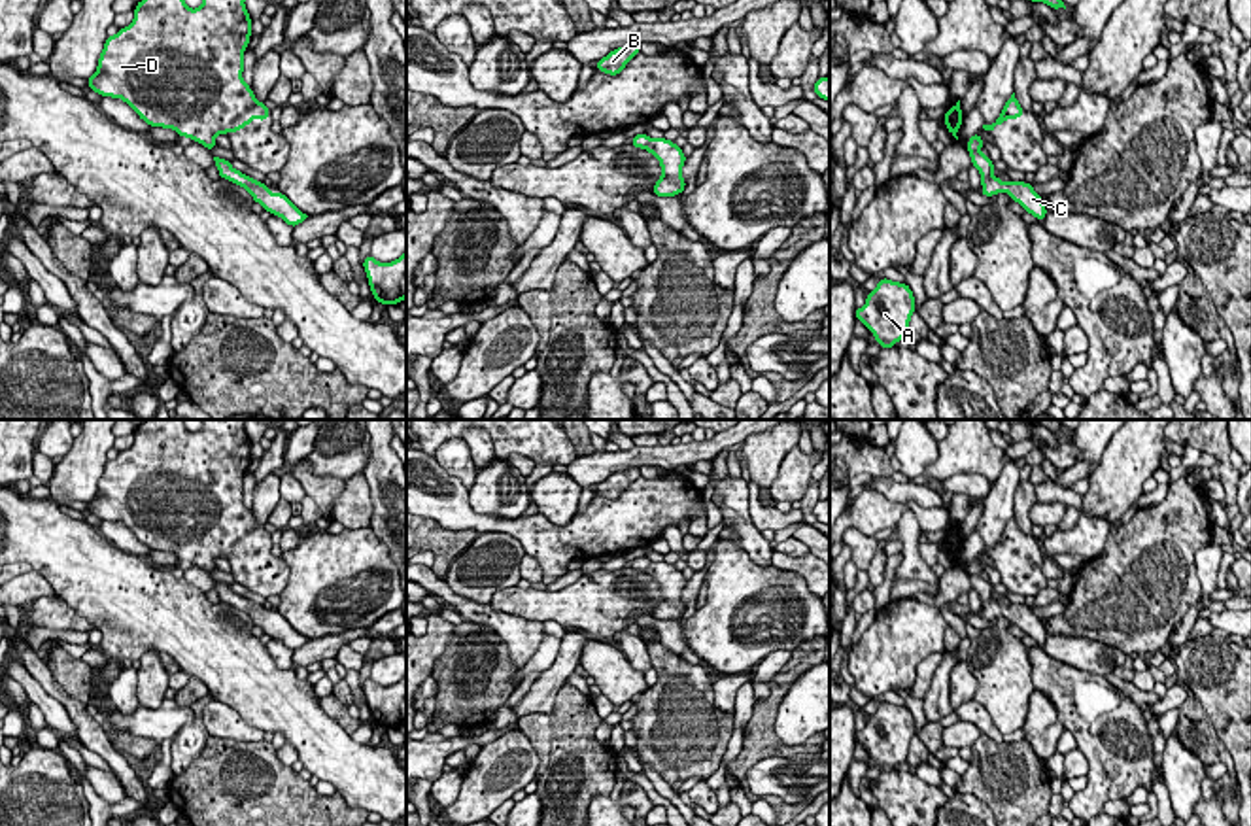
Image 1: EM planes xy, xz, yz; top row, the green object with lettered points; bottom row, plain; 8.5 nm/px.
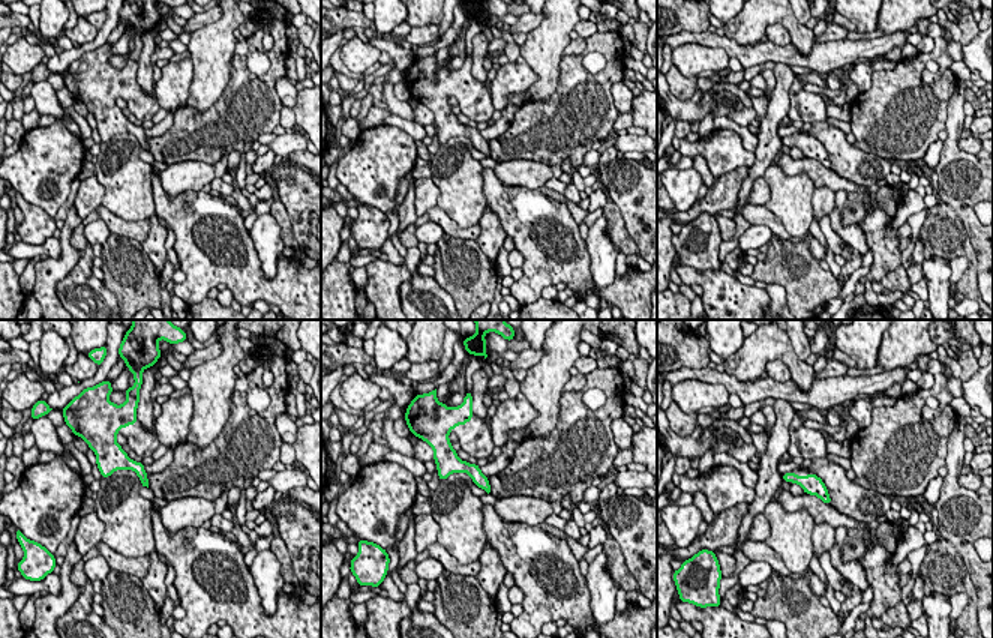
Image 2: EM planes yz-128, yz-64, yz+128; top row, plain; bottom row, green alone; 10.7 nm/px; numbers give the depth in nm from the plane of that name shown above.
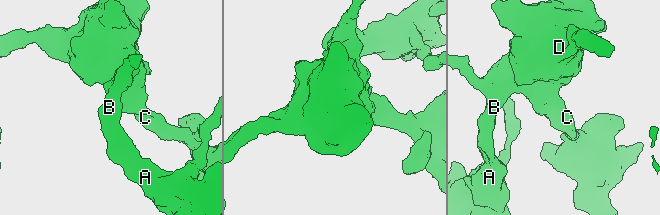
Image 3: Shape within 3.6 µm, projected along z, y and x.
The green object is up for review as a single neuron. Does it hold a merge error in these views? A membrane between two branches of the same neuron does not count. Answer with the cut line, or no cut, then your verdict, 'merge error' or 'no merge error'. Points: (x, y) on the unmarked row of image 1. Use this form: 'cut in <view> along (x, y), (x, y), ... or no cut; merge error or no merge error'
no cut; no merge error

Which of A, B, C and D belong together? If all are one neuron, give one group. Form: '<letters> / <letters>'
A B C D

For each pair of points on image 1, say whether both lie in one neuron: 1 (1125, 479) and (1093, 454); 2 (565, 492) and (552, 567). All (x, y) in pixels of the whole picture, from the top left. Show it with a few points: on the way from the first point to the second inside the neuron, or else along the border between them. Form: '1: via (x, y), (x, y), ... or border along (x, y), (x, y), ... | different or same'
1: border along (1112, 439), (1093, 473) | different
2: border along (577, 511), (564, 524), (552, 524), (539, 513) | different

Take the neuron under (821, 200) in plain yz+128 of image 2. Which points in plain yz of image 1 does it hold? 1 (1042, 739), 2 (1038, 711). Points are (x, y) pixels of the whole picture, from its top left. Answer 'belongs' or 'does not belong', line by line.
1: belongs
2: belongs

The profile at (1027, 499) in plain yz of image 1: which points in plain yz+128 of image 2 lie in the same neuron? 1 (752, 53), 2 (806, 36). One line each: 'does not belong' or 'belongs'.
1: does not belong
2: belongs

